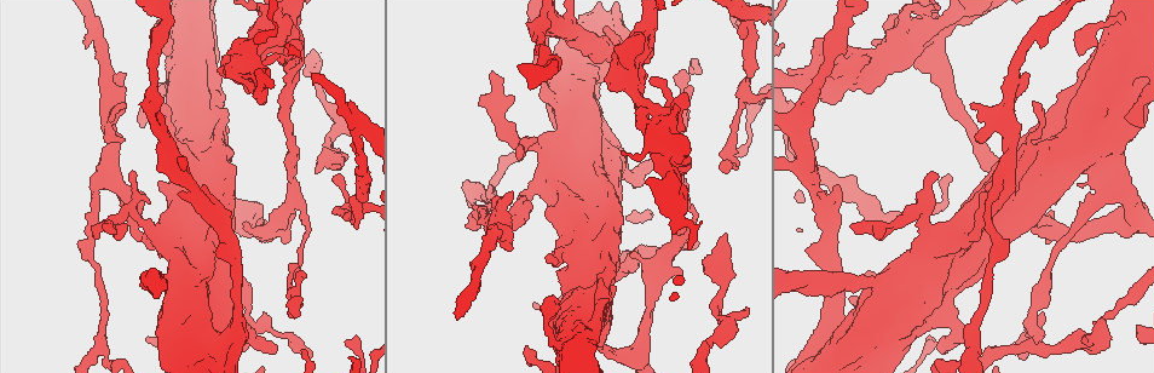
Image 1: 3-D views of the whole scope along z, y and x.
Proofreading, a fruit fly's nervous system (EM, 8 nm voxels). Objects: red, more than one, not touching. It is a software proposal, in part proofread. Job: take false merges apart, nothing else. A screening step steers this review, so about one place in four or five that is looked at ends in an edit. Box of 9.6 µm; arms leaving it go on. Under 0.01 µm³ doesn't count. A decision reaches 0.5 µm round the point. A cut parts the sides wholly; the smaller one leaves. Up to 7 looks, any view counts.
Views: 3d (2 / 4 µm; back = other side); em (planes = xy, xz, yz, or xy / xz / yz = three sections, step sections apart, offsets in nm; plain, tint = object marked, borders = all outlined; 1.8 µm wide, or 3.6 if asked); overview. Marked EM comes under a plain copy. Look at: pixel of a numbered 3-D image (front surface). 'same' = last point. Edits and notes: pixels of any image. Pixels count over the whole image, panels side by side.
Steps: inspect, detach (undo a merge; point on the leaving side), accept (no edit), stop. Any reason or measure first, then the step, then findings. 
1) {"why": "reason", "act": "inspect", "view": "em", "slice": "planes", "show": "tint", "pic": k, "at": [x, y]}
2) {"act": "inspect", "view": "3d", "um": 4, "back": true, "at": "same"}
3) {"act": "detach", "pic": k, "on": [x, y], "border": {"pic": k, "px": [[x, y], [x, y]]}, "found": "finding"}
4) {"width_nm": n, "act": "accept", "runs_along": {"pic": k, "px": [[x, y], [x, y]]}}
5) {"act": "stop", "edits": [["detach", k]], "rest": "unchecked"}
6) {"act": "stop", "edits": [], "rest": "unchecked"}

{"why": "abrupt turn", "act": "inspect", "view": "em", "um": 3.6, "slice": "xy", "step": 8, "show": "tint", "pic": 1, "at": [929, 36]}

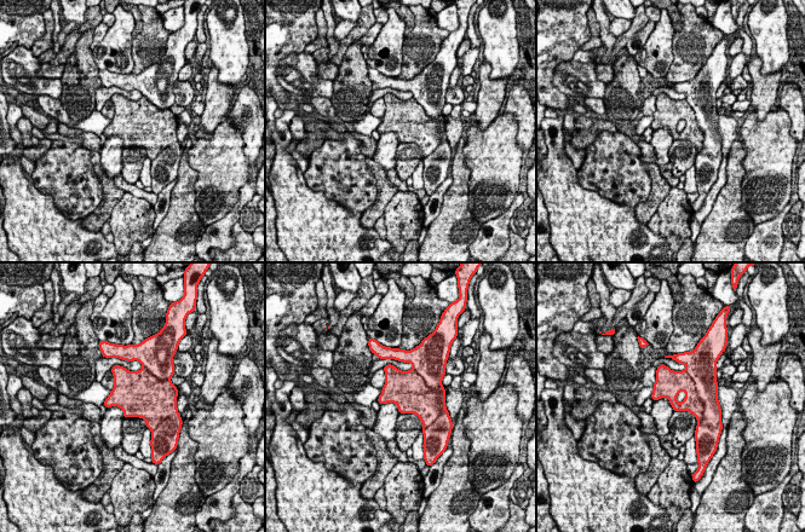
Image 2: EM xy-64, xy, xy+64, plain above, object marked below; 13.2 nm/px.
{"act": "detach", "pic": 2, "on": [691, 403], "found": "a second neuron is stuck on"}

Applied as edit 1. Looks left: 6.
{"why": "branch point", "act": "inspect", "view": "em", "slice": "xz", "step": 4, "show": "borders", "pic": 1, "at": [360, 132]}

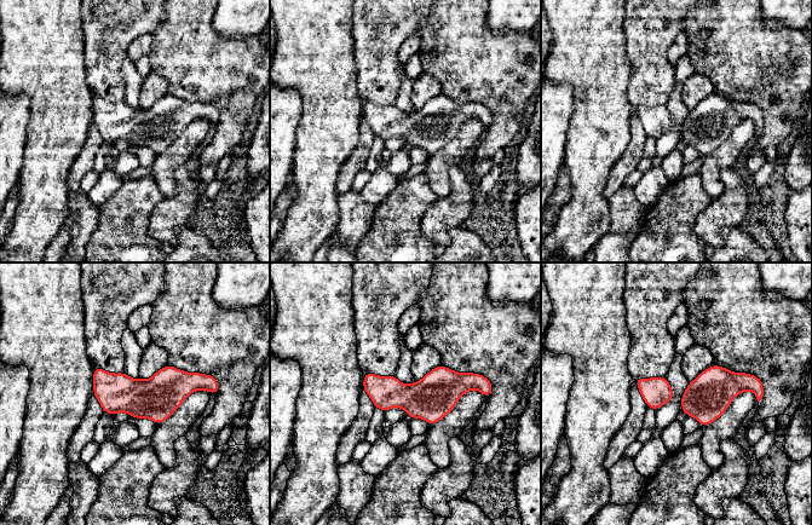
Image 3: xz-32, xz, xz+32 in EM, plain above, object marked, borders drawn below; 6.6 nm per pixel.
{"width_nm": 240, "act": "accept", "runs_along": {"pic": 3, "px": [[366, 376], [385, 392], [477, 385]]}, "found": "all the same neuron"}

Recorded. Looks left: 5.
{"act": "inspect", "view": "3d", "um": 4, "pic": 1, "at": [216, 360]}

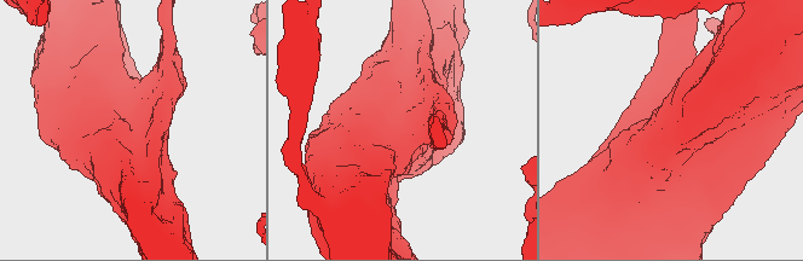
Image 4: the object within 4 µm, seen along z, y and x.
{"act": "inspect", "view": "em", "um": 3.6, "slice": "planes", "show": "borders", "pic": 4, "at": [129, 121]}

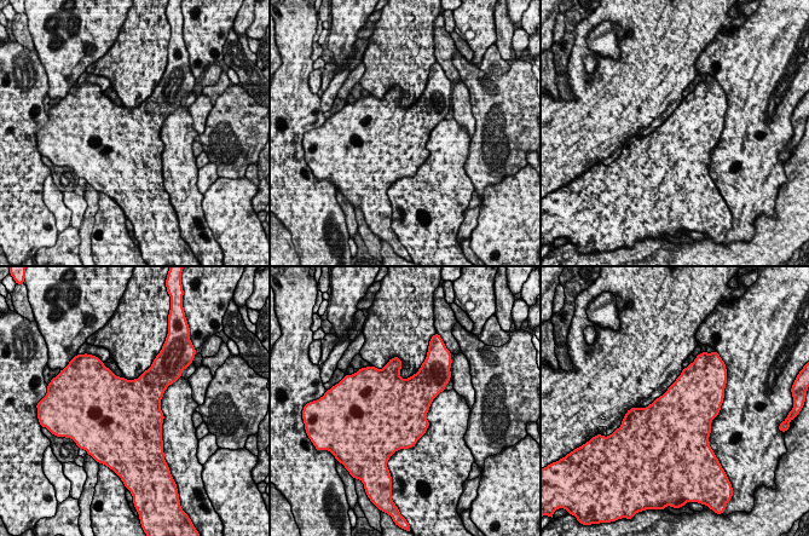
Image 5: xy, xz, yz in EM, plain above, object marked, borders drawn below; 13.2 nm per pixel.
{"act": "accept", "found": "all the same neuron"}

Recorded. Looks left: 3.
{"act": "stop", "edits": [["detach", 2]], "rest": "unchecked"}

